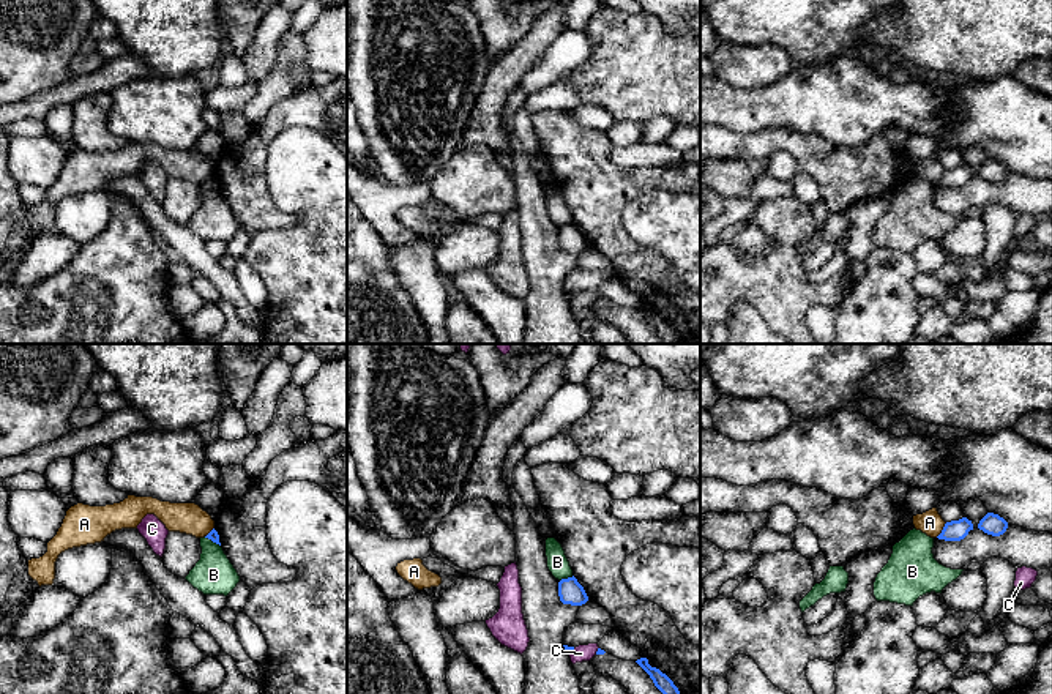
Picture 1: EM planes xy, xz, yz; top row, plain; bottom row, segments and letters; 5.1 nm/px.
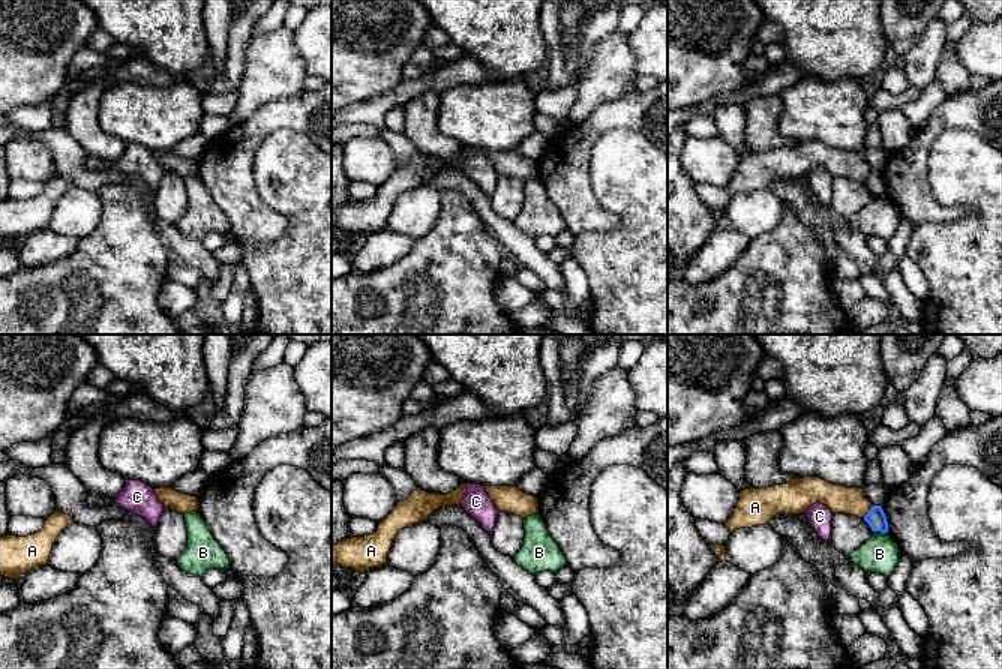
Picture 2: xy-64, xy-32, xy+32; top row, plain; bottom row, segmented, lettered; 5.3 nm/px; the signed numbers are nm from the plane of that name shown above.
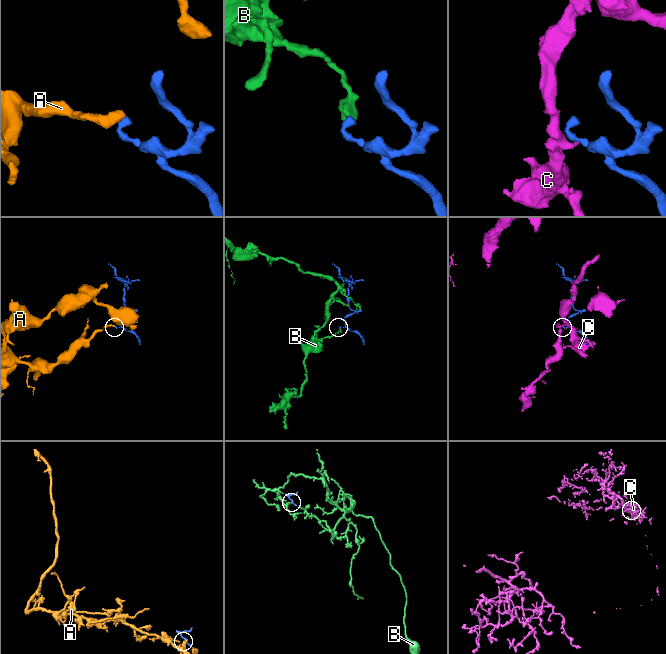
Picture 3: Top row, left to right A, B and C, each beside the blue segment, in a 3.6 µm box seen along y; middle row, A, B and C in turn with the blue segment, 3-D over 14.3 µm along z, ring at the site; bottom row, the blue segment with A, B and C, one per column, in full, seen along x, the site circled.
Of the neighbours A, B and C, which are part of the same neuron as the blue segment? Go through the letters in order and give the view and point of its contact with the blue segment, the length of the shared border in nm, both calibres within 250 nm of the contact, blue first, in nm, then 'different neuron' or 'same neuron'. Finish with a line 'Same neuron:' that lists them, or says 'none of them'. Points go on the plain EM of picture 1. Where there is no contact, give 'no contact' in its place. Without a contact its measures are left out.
A: yz (942, 177) | 100 nm | 110/120 nm | different neuron
B: xz (568, 224) | 80 nm | 120/110 nm | different neuron
C: xz (598, 297) | 40 nm | 30/80 nm | different neuron
Same neuron: none of them

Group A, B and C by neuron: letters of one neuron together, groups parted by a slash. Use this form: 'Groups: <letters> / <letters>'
Groups: A / B / C

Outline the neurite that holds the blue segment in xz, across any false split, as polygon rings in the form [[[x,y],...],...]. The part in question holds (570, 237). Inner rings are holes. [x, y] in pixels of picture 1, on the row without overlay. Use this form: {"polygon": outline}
{"polygon": [[[568,224],[558,229],[558,243],[563,251],[582,252],[588,248],[588,243],[584,233],[577,229],[577,226]]]}

